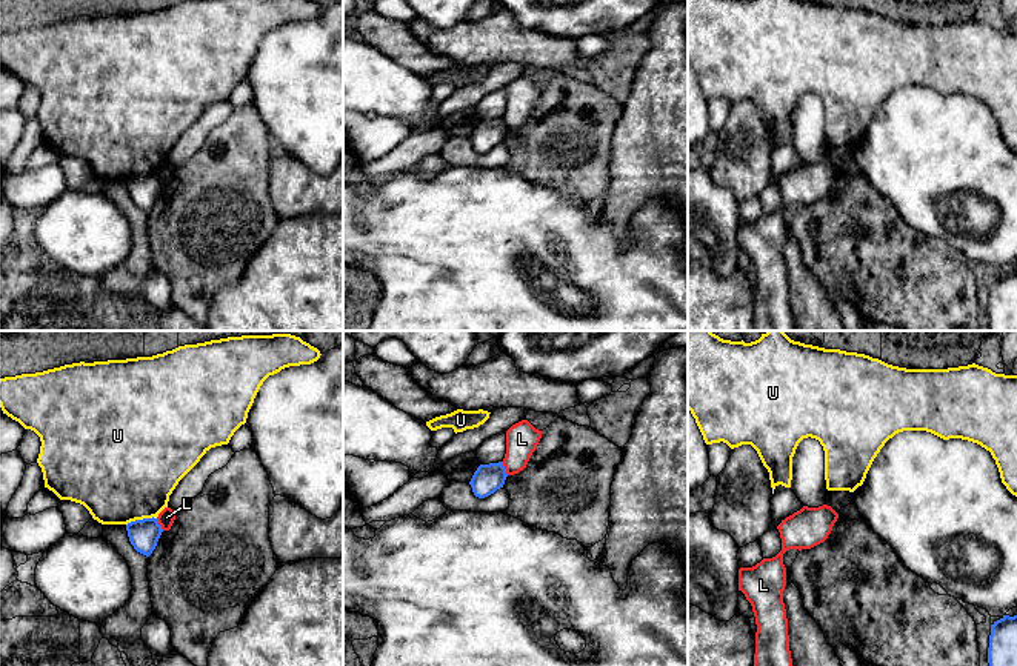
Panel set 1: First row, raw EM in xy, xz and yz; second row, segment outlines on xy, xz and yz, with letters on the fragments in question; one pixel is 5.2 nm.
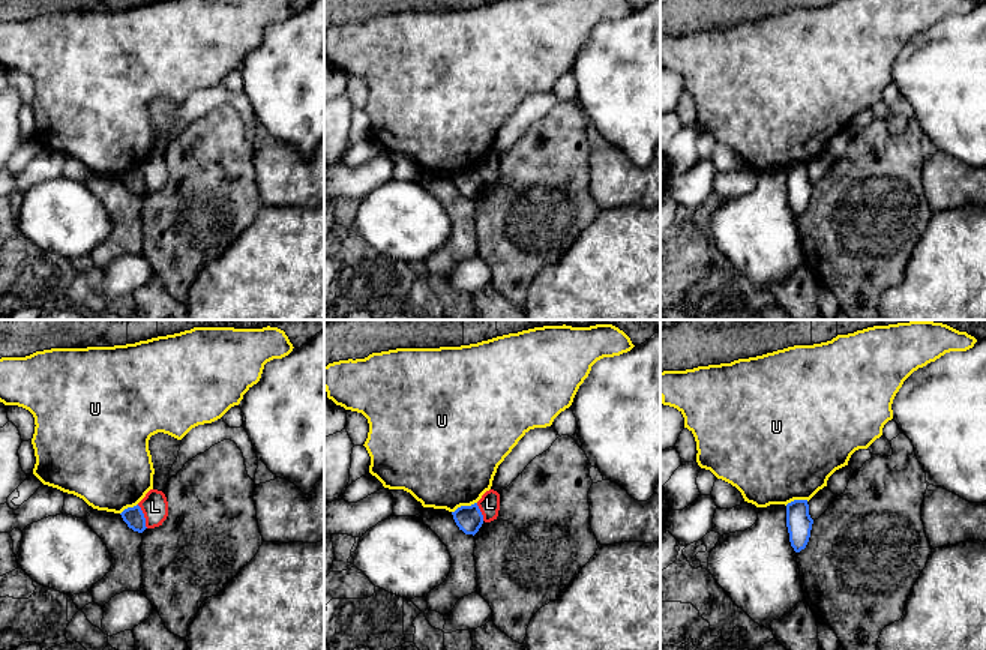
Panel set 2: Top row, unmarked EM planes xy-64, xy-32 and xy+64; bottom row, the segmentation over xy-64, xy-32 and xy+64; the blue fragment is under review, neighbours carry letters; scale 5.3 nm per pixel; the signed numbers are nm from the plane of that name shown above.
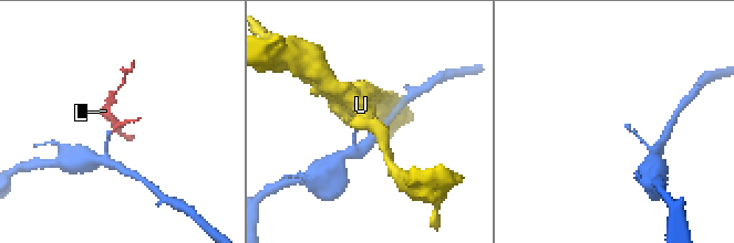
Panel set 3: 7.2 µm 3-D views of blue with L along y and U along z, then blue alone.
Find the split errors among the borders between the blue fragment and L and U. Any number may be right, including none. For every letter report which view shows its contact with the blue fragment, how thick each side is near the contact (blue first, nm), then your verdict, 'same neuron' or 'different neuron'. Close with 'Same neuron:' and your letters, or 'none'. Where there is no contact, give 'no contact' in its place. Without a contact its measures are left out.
L: meets blue in xz; 150 nm thick on the blue side, 170 nm on the other; different neuron
U: meets blue in xy; 160 nm thick on the blue side, 480 nm on the other; different neuron
Same neuron: none

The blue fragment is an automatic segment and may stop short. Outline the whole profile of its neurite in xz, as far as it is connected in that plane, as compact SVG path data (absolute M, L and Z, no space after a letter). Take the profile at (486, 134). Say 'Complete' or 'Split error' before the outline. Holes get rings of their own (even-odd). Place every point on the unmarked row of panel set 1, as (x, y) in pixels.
Complete. M502 117L480 120L474 128L469 140L478 154L485 154L503 143L508 129Z

